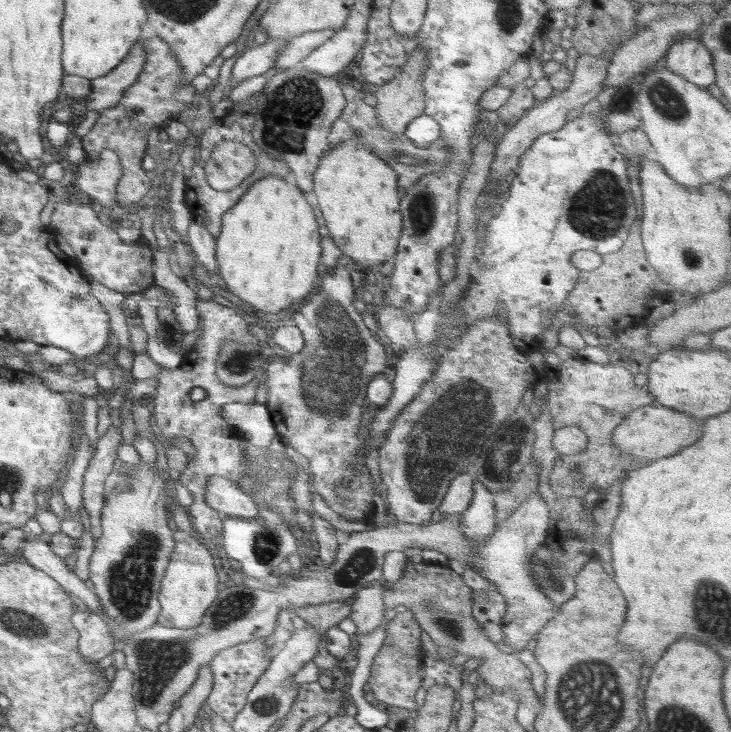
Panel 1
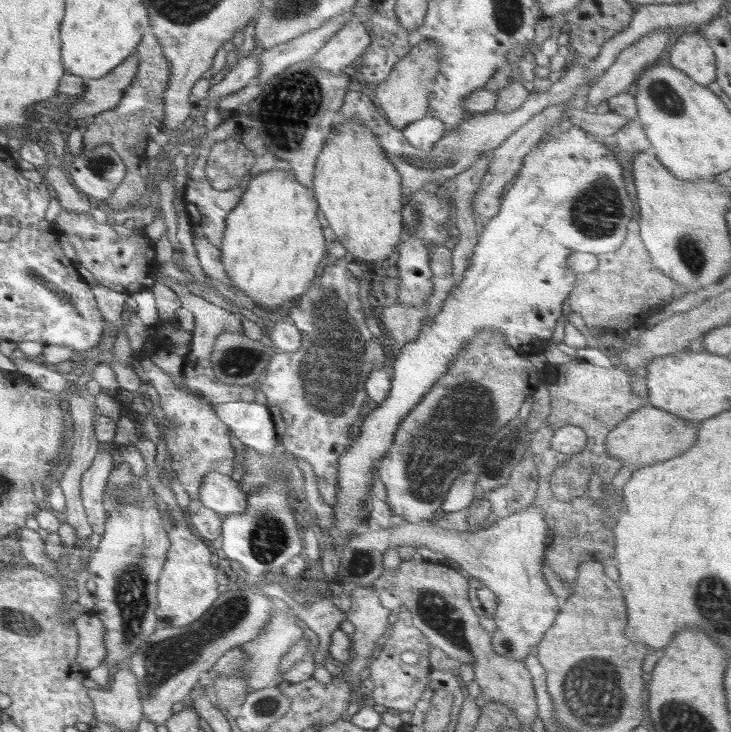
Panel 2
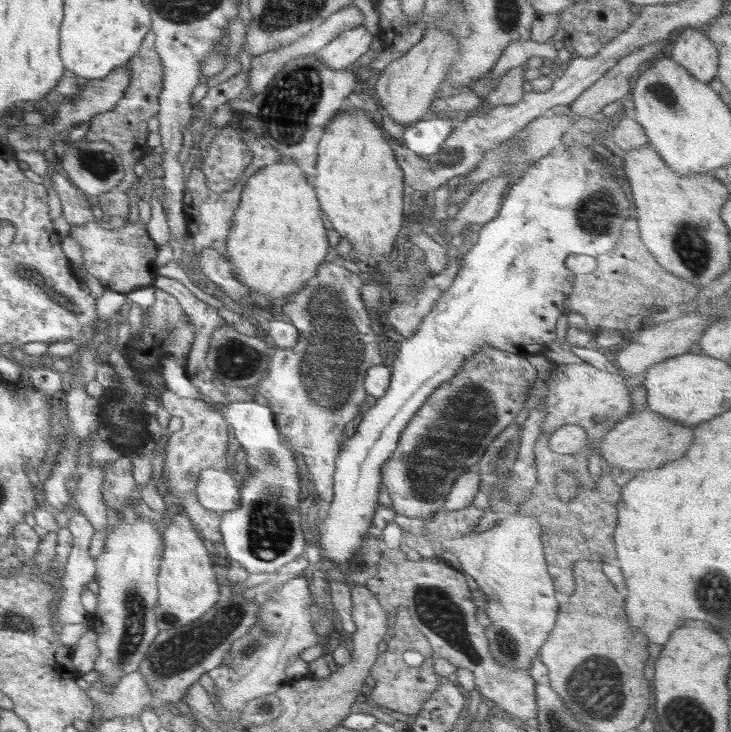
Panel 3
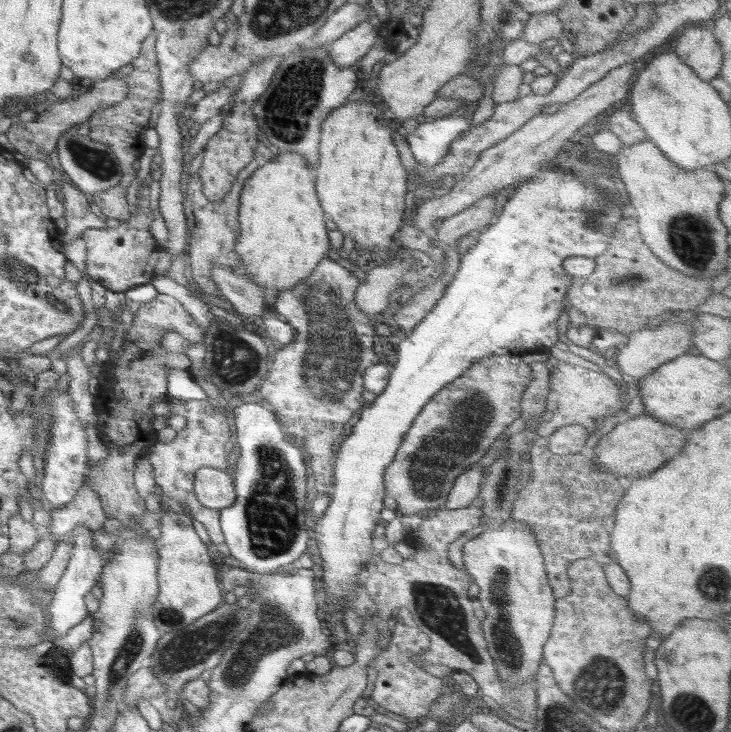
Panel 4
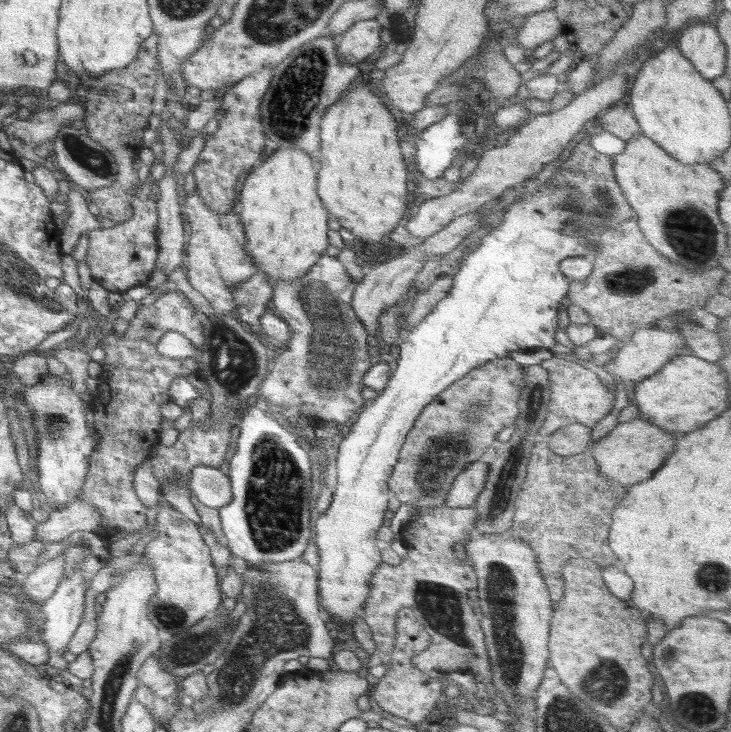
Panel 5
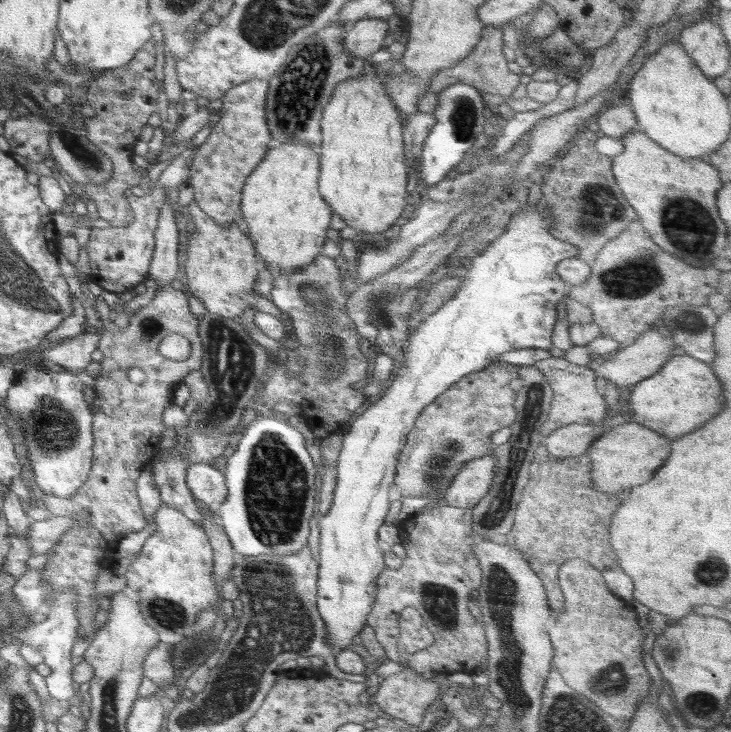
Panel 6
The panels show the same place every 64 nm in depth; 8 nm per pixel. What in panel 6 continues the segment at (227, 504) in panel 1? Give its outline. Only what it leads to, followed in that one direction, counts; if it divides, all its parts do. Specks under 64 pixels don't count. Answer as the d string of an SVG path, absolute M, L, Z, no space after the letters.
M198 463L192 464L186 472L186 484L196 499L214 508L224 502L228 496L228 487L222 467Z

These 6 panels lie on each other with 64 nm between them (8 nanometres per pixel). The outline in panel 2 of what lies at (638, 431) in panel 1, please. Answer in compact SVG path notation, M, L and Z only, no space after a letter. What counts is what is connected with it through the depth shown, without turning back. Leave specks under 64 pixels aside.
M648 404L617 424L607 434L604 445L608 455L620 459L624 465L650 466L684 454L696 442L700 424L701 421L684 419Z

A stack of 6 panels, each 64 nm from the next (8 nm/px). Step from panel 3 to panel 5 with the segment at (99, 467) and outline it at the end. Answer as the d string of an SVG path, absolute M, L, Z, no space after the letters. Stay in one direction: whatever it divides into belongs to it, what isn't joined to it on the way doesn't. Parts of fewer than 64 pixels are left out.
M74 500L67 503L64 507L56 507L51 510L51 514L46 522L36 524L36 540L42 541L45 548L48 548L52 543L64 541L66 536L72 534L76 530L96 531L100 524L100 513L96 511L96 507L88 501Z

